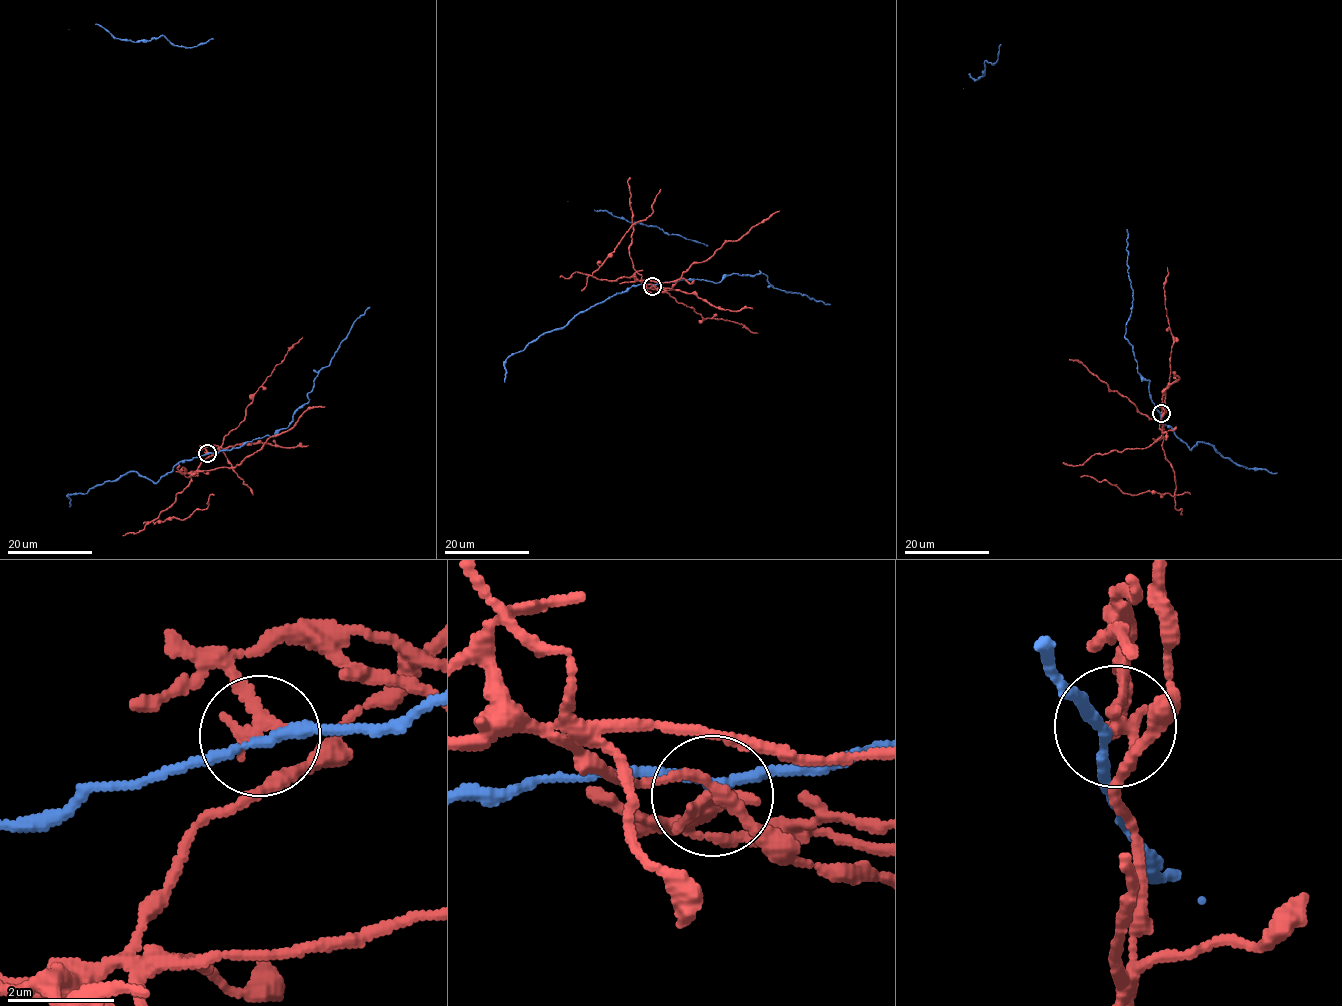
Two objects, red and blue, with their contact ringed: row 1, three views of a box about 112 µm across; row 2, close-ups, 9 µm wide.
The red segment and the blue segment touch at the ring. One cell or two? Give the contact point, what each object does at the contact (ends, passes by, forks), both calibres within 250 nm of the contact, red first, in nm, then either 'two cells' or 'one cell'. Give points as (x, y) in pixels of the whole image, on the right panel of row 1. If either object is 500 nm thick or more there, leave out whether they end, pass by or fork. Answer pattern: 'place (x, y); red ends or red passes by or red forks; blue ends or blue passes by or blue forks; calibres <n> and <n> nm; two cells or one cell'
place (1161, 413); red ends; blue passes by; calibres 300 and 160 nm; two cells

